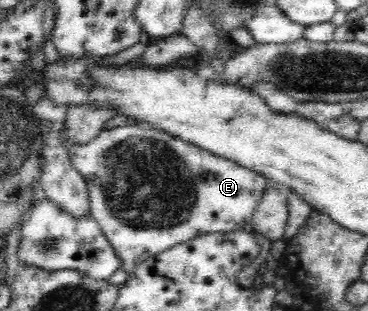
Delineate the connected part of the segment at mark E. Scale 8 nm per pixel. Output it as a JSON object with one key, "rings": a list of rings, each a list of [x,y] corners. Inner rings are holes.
{"rings":[[[125,123],[114,125],[112,129],[101,130],[87,144],[69,146],[71,165],[86,182],[90,209],[89,213],[101,227],[120,260],[120,270],[132,273],[139,263],[148,257],[166,251],[174,245],[188,242],[200,234],[212,232],[246,231],[250,232],[261,247],[259,256],[236,275],[236,282],[243,288],[254,287],[254,278],[262,273],[263,265],[270,258],[267,240],[251,224],[255,207],[258,205],[266,186],[266,178],[241,167],[232,160],[223,159],[204,151],[201,147],[170,137],[168,133],[156,129],[144,129],[140,125]]]}

